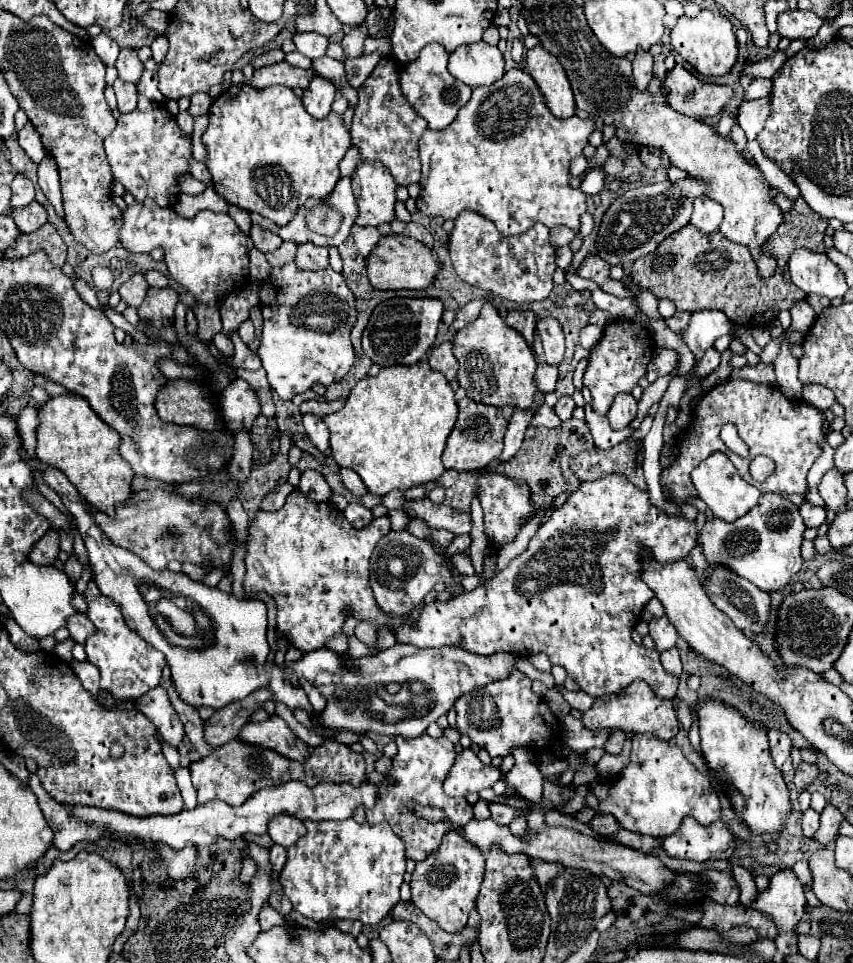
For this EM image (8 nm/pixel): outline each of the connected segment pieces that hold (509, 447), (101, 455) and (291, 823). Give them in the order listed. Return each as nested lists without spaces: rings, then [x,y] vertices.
[[[544,393],[535,395],[533,405],[527,410],[516,409],[511,417],[508,429],[504,437],[504,449],[500,455],[501,461],[508,461],[514,457],[521,448],[525,432],[529,427],[529,421],[539,405],[543,405],[545,398]]]
[[[67,393],[63,397],[51,397],[47,403],[39,407],[39,425],[37,425],[37,447],[35,453],[39,461],[53,465],[61,469],[67,479],[77,487],[77,491],[85,497],[87,503],[91,503],[95,509],[103,513],[113,513],[117,503],[123,503],[127,497],[131,497],[131,479],[133,471],[129,469],[129,463],[119,455],[119,433],[115,433],[101,417],[95,417],[95,411],[87,405],[85,397]]]
[[[279,815],[273,817],[269,821],[269,837],[273,839],[273,843],[289,849],[291,845],[295,845],[295,841],[305,833],[305,825],[303,821],[299,821],[297,817],[287,817],[287,815]]]

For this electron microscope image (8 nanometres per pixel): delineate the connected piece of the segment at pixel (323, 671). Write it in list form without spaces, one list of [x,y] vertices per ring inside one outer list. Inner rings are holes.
[[[393,645],[377,655],[349,659],[347,663],[343,655],[323,647],[319,651],[305,653],[299,661],[285,661],[281,665],[267,661],[267,669],[271,671],[267,687],[271,689],[275,703],[285,703],[293,713],[303,709],[311,715],[311,703],[307,703],[303,687],[283,679],[283,669],[291,669],[297,679],[311,681],[327,699],[327,709],[323,709],[323,717],[319,717],[321,727],[347,729],[355,733],[373,731],[379,735],[401,735],[403,739],[411,739],[425,733],[427,725],[445,715],[461,695],[507,677],[519,659],[519,655],[503,651],[483,657],[457,647],[419,649],[415,645]],[[389,685],[397,685],[399,691],[391,693]]]

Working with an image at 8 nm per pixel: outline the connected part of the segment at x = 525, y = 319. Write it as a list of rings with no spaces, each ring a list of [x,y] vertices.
[[[513,309],[513,311],[509,311],[509,315],[505,317],[505,323],[509,327],[517,329],[525,337],[529,347],[533,347],[533,333],[535,333],[537,317],[531,309]]]

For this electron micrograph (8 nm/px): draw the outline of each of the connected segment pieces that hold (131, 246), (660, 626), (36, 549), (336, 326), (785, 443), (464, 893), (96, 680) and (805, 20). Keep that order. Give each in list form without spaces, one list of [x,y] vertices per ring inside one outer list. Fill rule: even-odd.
[[[151,201],[133,203],[123,211],[119,241],[127,251],[133,253],[149,253],[157,247],[163,247],[169,277],[185,287],[185,291],[189,291],[199,303],[219,303],[229,295],[229,291],[238,289],[235,279],[239,279],[239,275],[247,275],[249,279],[249,254],[253,241],[241,233],[229,215],[223,213],[205,209],[187,219],[175,213],[175,209],[157,207]]]
[[[667,617],[651,619],[649,621],[649,635],[651,635],[657,651],[667,651],[667,649],[675,647],[677,645],[677,639],[679,639],[675,627],[669,623]]]
[[[47,531],[41,537],[41,541],[33,545],[31,555],[27,555],[27,559],[35,565],[53,565],[57,553],[59,553],[59,537],[55,531]]]
[[[287,263],[281,269],[273,269],[267,283],[261,291],[261,311],[263,311],[263,333],[257,355],[261,359],[263,369],[267,371],[267,379],[271,389],[283,399],[293,399],[295,395],[311,389],[313,383],[321,383],[329,387],[341,381],[351,365],[355,363],[355,349],[351,345],[349,333],[355,325],[355,297],[349,291],[341,273],[335,273],[331,267],[321,271],[299,271],[295,263]]]
[[[729,377],[725,383],[703,393],[703,397],[693,409],[693,417],[695,421],[691,421],[691,425],[675,437],[675,445],[679,449],[675,461],[669,467],[661,469],[661,487],[671,489],[671,503],[683,507],[689,505],[691,499],[697,499],[695,487],[691,485],[691,471],[715,451],[725,453],[733,461],[741,477],[753,487],[757,487],[761,493],[773,491],[803,495],[807,491],[807,473],[813,467],[815,459],[821,455],[819,441],[823,439],[823,417],[817,409],[807,407],[803,401],[787,399],[777,387],[767,387],[755,381]],[[725,423],[733,423],[739,431],[739,437],[747,443],[747,459],[741,459],[739,455],[731,453],[719,439],[719,431]],[[757,455],[767,455],[775,461],[775,471],[765,483],[757,483],[749,475],[749,463]]]
[[[449,833],[443,837],[443,843],[433,851],[423,863],[417,863],[411,875],[411,901],[443,931],[457,933],[467,925],[469,913],[475,909],[475,899],[485,873],[485,855],[467,843],[465,837]]]
[[[75,659],[69,665],[75,671],[75,675],[81,679],[83,687],[97,699],[101,677],[99,669],[93,663],[89,663],[89,661],[75,661]]]
[[[789,9],[777,17],[777,33],[787,39],[809,39],[819,31],[821,25],[823,19],[801,9]]]

